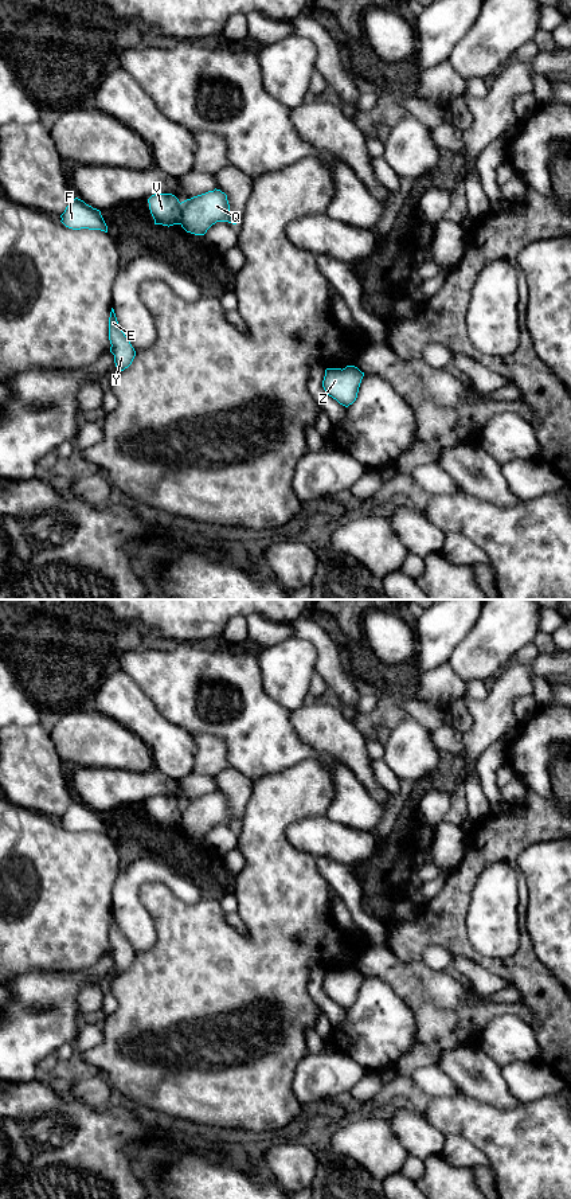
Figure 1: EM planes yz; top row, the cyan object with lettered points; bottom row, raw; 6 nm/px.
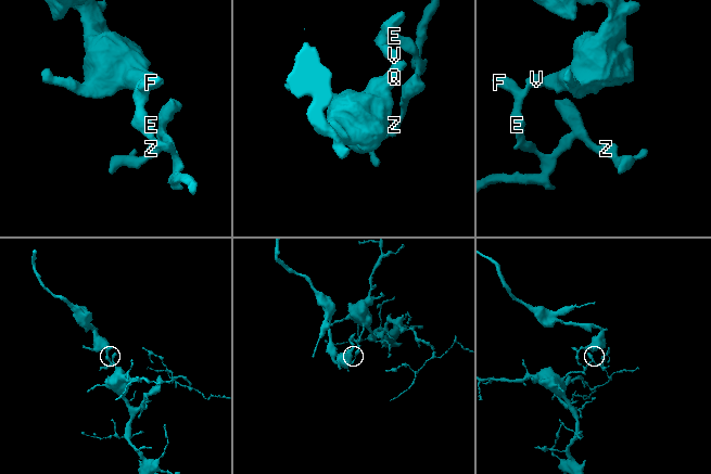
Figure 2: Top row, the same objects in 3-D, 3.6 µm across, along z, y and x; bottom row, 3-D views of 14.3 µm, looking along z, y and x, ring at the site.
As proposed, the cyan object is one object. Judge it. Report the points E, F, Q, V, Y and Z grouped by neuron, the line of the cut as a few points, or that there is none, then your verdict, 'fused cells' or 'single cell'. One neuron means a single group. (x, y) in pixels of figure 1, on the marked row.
groups E F V Y Z / Q; cut yz (182, 203), (179, 223); fused cells

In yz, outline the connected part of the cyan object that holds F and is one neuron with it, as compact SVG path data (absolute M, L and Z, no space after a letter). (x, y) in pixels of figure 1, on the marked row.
M75 198L60 215L62 223L73 230L89 229L107 233L101 211Z

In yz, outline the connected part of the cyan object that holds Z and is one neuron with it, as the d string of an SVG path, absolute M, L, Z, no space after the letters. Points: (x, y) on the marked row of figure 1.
M347 366L343 370L326 368L322 387L329 397L336 399L340 405L348 407L357 398L363 376L364 372L355 366Z

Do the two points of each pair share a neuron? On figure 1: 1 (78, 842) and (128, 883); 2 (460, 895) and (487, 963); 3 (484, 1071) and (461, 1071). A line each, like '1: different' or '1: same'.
1: different
2: same
3: same

